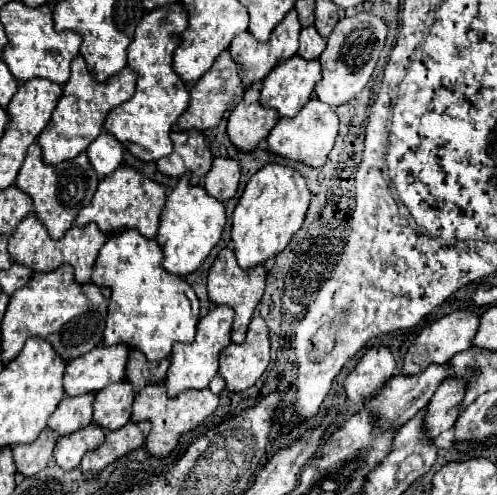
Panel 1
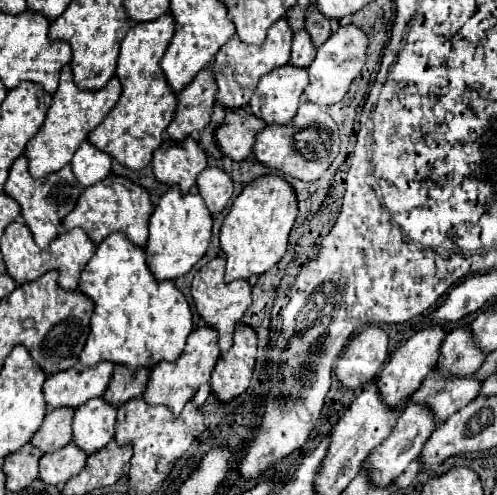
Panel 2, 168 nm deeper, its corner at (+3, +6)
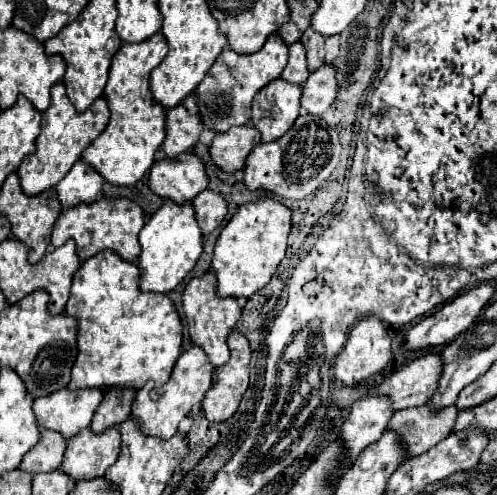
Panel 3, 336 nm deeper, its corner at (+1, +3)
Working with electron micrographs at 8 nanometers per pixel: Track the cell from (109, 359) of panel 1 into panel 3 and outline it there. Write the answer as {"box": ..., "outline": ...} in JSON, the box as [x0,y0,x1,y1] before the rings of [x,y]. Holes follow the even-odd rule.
{"box":[34,387,102,439],"outline":[[[62,387],[34,401],[34,413],[42,429],[60,431],[66,439],[88,427],[94,411],[102,403],[102,389],[68,389]]]}

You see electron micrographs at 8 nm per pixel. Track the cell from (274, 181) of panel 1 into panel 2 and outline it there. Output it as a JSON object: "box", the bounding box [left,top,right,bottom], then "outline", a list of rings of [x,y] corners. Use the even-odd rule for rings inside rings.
{"box":[220,176,296,282],"outline":[[[262,176],[250,182],[232,202],[220,230],[220,250],[226,256],[224,282],[248,280],[252,276],[266,274],[286,254],[288,234],[294,226],[296,214],[296,194],[286,180],[278,176]]]}

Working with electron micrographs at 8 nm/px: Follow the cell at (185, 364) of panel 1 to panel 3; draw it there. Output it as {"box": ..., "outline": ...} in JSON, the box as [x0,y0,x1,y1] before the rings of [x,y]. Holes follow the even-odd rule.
{"box":[132,345,214,439],"outline":[[[190,345],[176,361],[174,373],[168,383],[156,385],[156,387],[146,385],[136,393],[136,399],[132,405],[132,415],[140,419],[142,431],[146,435],[170,439],[176,433],[178,423],[190,413],[192,405],[202,403],[204,393],[212,387],[212,373],[214,373],[214,367],[212,367],[210,359],[206,357],[206,353],[198,345]]]}

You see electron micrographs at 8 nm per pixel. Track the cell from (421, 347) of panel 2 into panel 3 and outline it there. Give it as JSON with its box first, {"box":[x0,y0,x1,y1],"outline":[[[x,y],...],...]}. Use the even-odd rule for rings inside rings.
{"box":[340,395,394,461],"outline":[[[366,395],[352,405],[350,417],[340,431],[340,439],[350,449],[350,461],[354,461],[366,445],[382,437],[392,415],[394,409],[388,395]]]}

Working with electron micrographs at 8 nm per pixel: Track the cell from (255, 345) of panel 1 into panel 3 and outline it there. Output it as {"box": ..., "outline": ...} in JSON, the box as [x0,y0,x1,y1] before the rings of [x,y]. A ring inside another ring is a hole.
{"box":[202,331,252,423],"outline":[[[232,331],[232,333],[228,335],[228,347],[230,347],[232,357],[230,357],[230,361],[228,361],[226,365],[222,365],[222,367],[218,367],[218,369],[214,371],[212,387],[210,387],[210,391],[206,393],[204,401],[202,401],[202,411],[204,411],[204,415],[206,415],[210,421],[216,421],[216,423],[218,423],[218,421],[226,421],[226,419],[230,419],[230,417],[234,415],[234,411],[236,411],[238,405],[240,405],[242,395],[244,395],[246,389],[248,389],[248,373],[250,373],[248,365],[250,365],[250,355],[252,355],[250,343],[248,343],[248,339],[246,339],[240,331]]]}

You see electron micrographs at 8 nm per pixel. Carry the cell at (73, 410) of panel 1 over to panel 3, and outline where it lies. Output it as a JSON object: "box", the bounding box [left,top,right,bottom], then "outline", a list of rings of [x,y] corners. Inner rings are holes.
{"box":[20,429,66,473],"outline":[[[44,429],[40,435],[40,441],[22,459],[20,469],[30,473],[54,471],[60,467],[64,451],[66,451],[66,439],[62,437],[62,433]]]}

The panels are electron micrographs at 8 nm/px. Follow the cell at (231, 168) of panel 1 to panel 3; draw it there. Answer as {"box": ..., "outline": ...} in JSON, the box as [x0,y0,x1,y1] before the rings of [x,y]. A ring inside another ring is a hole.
{"box":[192,189,228,235],"outline":[[[212,189],[200,191],[200,193],[194,197],[192,207],[194,207],[194,211],[196,211],[196,219],[198,219],[200,227],[204,229],[204,231],[202,231],[204,235],[212,233],[212,231],[222,223],[222,219],[224,219],[226,213],[228,213],[228,205],[226,205],[224,195],[218,193],[218,191],[212,191]]]}

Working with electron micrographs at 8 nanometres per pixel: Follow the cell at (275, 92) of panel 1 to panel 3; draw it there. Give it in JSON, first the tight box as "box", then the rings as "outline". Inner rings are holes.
{"box":[252,79,302,141],"outline":[[[274,79],[262,87],[252,101],[252,125],[262,133],[262,141],[274,141],[282,137],[300,115],[302,87],[290,85],[290,81]]]}

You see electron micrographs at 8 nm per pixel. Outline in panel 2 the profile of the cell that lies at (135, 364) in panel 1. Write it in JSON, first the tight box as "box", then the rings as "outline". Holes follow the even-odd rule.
{"box":[104,366,150,406],"outline":[[[114,366],[112,380],[104,392],[104,400],[112,406],[122,406],[124,402],[142,396],[150,370],[126,370],[124,366]]]}

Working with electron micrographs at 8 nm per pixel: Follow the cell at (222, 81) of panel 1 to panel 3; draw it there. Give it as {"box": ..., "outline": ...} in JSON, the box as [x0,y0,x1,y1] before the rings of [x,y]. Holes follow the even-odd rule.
{"box":[162,93,202,157],"outline":[[[190,93],[178,107],[166,111],[166,139],[162,143],[168,157],[190,151],[200,139],[202,119],[198,111],[198,97]]]}

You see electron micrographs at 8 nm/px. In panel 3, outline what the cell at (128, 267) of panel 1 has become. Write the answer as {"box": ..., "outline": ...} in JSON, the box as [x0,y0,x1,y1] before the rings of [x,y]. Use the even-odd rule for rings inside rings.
{"box":[66,249,182,389],"outline":[[[104,249],[86,259],[74,273],[66,313],[78,317],[78,357],[72,369],[68,389],[84,387],[134,387],[142,389],[148,381],[166,383],[182,349],[182,319],[168,295],[144,295],[140,291],[140,269],[136,263],[124,261],[112,249]]]}

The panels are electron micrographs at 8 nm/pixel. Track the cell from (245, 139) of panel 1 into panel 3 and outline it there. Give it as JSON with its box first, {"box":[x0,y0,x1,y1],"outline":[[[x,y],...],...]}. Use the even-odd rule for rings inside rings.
{"box":[210,125,262,171],"outline":[[[238,125],[234,129],[228,129],[226,133],[216,133],[210,155],[212,161],[222,171],[238,171],[244,167],[244,161],[252,149],[252,145],[258,145],[262,135],[254,125]]]}

